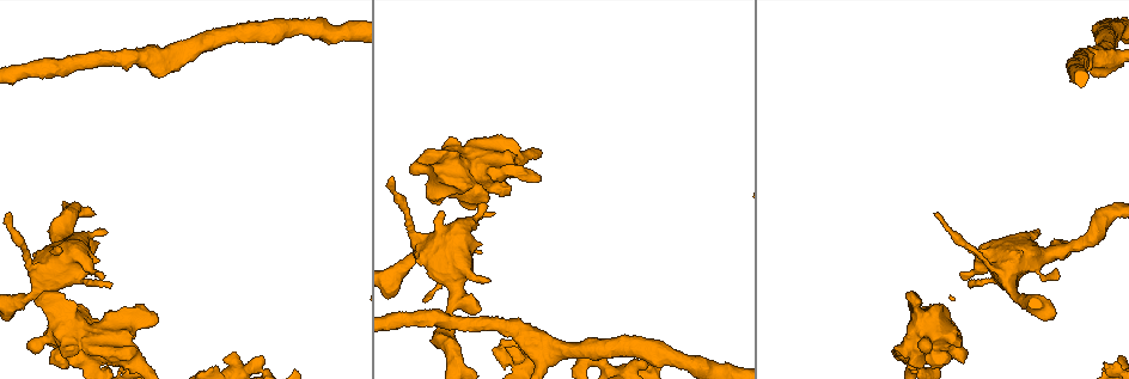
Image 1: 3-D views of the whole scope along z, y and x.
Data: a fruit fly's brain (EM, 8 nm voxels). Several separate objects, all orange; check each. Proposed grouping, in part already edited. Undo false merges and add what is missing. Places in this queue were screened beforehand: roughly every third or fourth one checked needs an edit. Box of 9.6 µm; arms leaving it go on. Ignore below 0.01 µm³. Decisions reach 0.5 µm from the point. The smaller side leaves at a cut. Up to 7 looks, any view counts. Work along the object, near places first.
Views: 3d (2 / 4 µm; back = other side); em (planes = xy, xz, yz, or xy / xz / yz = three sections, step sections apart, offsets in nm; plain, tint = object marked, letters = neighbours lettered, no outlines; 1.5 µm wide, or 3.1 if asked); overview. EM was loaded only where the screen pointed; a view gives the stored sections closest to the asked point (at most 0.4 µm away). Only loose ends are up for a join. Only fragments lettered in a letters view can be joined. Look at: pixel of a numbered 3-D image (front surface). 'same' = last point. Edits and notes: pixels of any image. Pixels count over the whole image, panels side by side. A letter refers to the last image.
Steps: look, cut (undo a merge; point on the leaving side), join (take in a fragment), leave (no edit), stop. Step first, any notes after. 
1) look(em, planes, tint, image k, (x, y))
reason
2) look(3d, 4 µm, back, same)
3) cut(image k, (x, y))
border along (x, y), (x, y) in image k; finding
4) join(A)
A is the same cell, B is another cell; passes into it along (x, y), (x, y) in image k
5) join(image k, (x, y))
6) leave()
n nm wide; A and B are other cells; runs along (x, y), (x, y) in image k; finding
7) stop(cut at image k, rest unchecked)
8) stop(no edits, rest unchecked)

look(em, xy, step 8, letters, image 1, (110, 284))
branch stops here

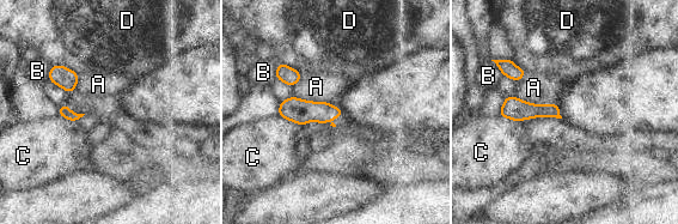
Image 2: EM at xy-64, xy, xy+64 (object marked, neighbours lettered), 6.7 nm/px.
leave()
A, B, C and D are other cells; none of them fits

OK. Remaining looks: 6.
look(em, planes, letters, image 1, (974, 249))
thick turns thin

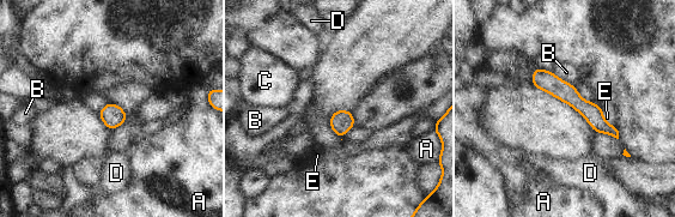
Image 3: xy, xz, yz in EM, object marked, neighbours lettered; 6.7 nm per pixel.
leave()
140 nm wide; B touches over 190 nm; A, B, C, D and E are other cells; continuous, no second neuron

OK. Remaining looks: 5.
look(3d, 4 µm, image 1, (509, 194))
stops while still wide

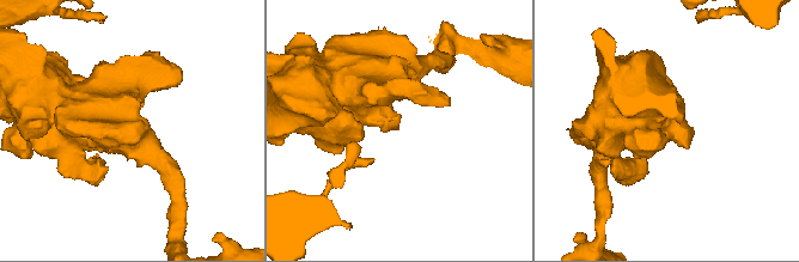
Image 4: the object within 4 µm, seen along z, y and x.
look(em, yz, step 4, letters, image 4, (396, 128))

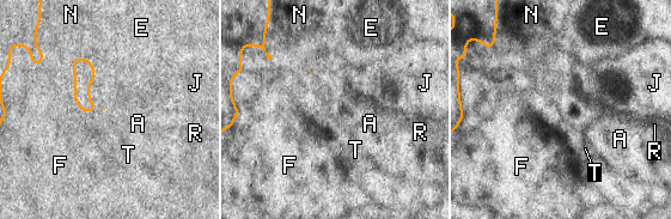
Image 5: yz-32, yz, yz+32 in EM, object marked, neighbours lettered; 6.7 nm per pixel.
look(em, planes, letters, same)

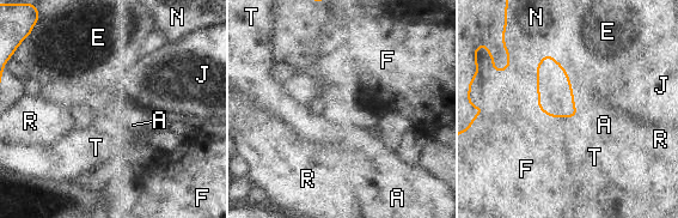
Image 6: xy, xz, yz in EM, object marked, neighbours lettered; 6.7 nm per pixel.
leave()
A, E, F, J, N, R and T are other cells; border along (570, 86), (576, 114) in image 6; no lettered fragment goes on from it

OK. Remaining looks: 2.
stop(no edits, rest unchecked)

